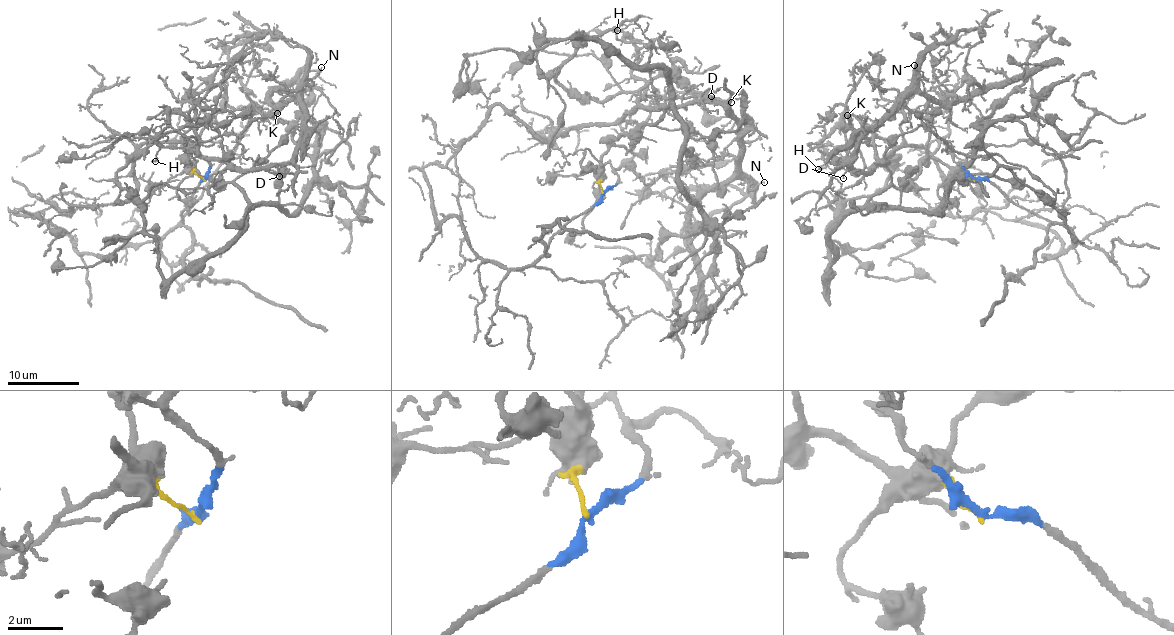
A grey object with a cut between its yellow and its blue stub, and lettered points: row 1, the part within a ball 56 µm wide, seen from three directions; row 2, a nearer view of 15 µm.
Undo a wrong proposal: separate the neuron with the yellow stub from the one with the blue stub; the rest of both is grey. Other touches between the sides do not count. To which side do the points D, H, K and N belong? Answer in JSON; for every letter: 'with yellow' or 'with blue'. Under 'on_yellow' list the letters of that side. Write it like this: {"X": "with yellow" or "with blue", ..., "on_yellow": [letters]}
{"D": "with yellow", "H": "with yellow", "K": "with yellow", "N": "with yellow", "on_yellow": ["D", "H", "K", "N"]}

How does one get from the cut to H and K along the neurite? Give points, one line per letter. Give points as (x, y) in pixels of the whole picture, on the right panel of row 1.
H: (974, 178), (928, 155), (942, 82), (921, 113), (898, 94), (848, 156), (869, 173), (851, 115), (818, 169)
K: (974, 178), (928, 155), (942, 82), (921, 113), (898, 94), (848, 156), (869, 173), (847, 114)

